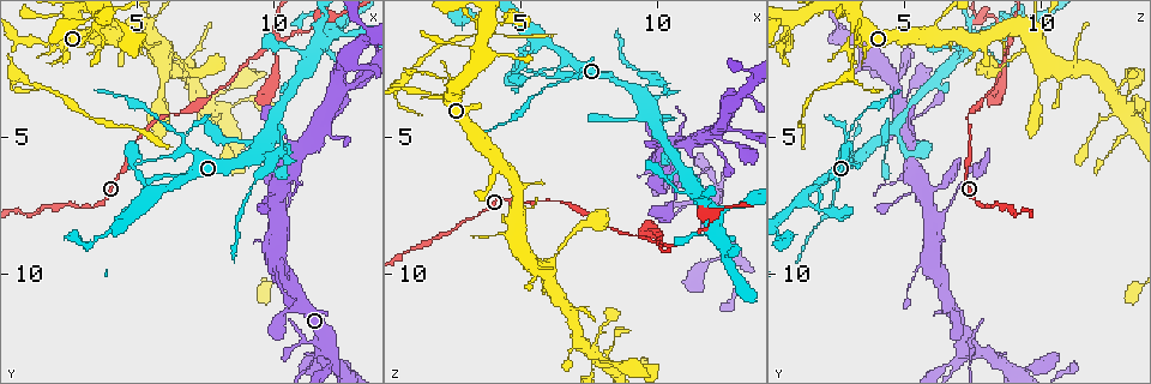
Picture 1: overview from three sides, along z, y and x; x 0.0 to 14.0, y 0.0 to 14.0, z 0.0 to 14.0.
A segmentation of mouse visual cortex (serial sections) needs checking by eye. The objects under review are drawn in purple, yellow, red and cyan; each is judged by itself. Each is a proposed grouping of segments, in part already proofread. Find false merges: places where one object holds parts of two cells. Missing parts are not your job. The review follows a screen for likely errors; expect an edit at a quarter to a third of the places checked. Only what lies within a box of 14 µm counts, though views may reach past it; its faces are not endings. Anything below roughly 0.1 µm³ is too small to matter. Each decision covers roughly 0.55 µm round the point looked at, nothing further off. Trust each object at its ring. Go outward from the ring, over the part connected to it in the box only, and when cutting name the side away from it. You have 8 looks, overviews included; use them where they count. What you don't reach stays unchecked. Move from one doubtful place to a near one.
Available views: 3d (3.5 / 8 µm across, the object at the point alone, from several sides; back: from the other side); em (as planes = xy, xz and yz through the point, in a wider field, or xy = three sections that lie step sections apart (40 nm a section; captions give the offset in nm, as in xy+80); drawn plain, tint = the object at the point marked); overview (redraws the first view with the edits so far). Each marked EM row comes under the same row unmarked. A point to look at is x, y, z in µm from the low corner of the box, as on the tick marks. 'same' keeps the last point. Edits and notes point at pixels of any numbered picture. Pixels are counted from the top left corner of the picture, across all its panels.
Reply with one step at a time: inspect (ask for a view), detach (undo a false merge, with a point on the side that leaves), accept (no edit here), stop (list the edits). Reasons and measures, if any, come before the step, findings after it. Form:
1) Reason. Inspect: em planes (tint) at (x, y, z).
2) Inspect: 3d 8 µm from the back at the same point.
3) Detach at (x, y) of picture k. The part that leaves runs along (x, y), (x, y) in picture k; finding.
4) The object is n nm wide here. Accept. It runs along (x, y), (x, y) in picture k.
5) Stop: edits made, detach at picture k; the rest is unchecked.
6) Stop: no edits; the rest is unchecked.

Thin neck. Inspect: 3d 3.5 µm from the back at (1.8, 1.7, 3.5).

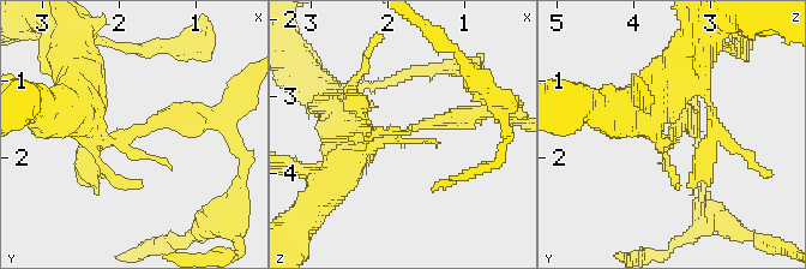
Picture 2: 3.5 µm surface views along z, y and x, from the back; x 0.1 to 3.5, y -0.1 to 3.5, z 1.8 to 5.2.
Inspect: em planes (tint) at (1.75, 1.65, 3.50).

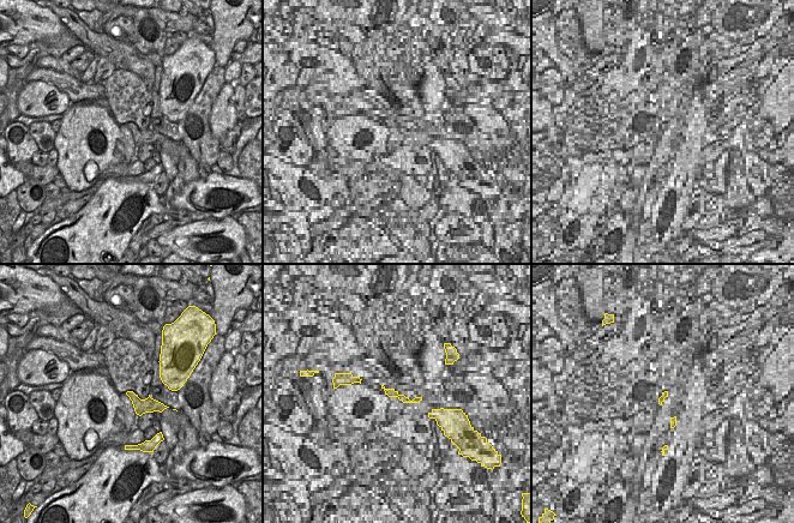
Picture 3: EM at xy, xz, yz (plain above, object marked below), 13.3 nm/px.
Accept. It runs along (336, 177), (377, 137), (473, 113) in picture 2; continuous, no second cell.

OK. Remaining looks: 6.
Four-way junction. Inspect: 3d 3.5 µm at (12.2, 3.6, 4.7).

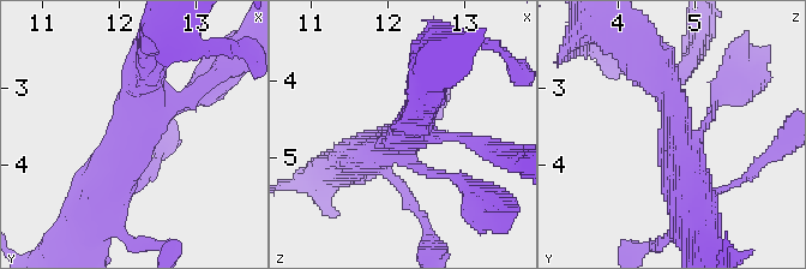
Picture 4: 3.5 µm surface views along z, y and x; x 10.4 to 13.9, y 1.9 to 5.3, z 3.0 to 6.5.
4 arms meet here; the arms are 150, 150, 400, 500 nm wide. Inspect: em xy step 1 (tint) at (12.20, 3.65, 4.75).

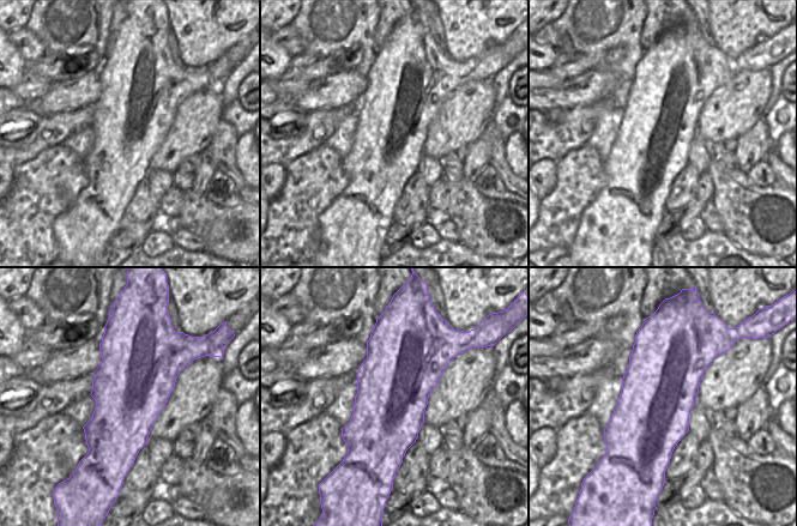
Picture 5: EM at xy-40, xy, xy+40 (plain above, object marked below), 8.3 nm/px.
Cut it another way. Inspect: em xy step 2 (tint) at the same point.

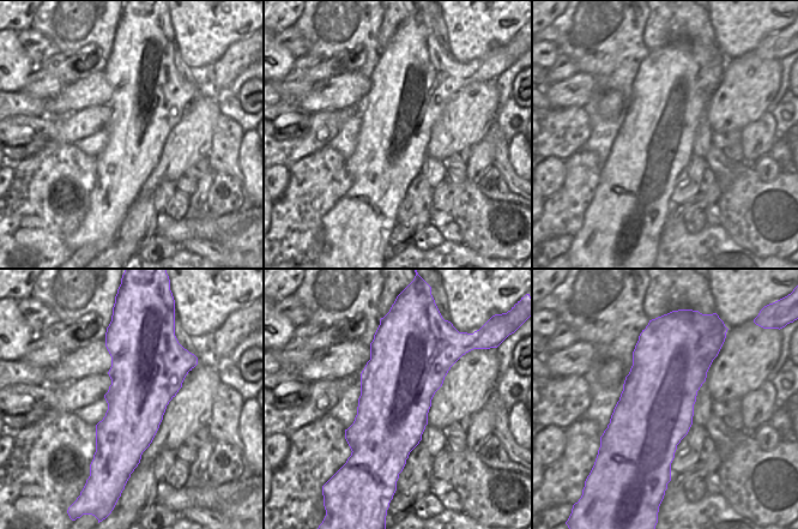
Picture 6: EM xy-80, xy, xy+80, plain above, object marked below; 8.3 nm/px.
The object is 600 nm wide here. Accept. It runs along (95, 202), (136, 143), (150, 63) in picture 4; all the same cell.

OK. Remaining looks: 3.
Abrupt turn. Inspect: 3d 3.5 µm at (9.3, 5.6, 3.3).

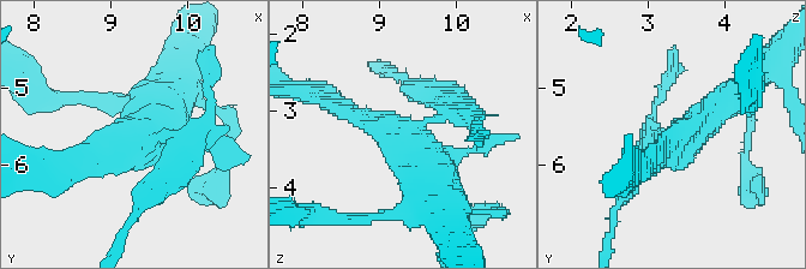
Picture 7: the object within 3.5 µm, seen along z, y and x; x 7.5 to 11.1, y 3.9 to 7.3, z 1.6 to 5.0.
Now the EM. Inspect: em xy step 1 (tint) at (9.40, 5.70, 3.40).

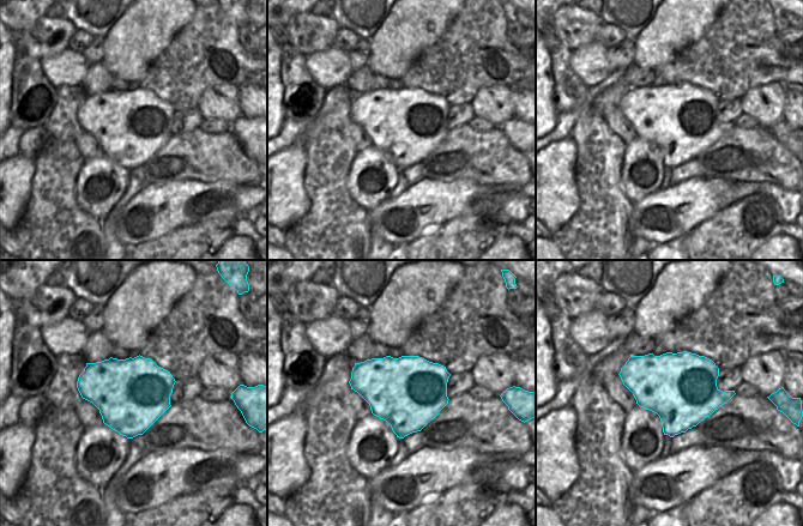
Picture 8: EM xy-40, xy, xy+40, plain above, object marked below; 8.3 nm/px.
Detach at (210, 97) of picture 7. A second cell is stuck on.

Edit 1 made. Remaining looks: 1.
Stop: edits made, detach at picture 7; the rest is unchecked.

